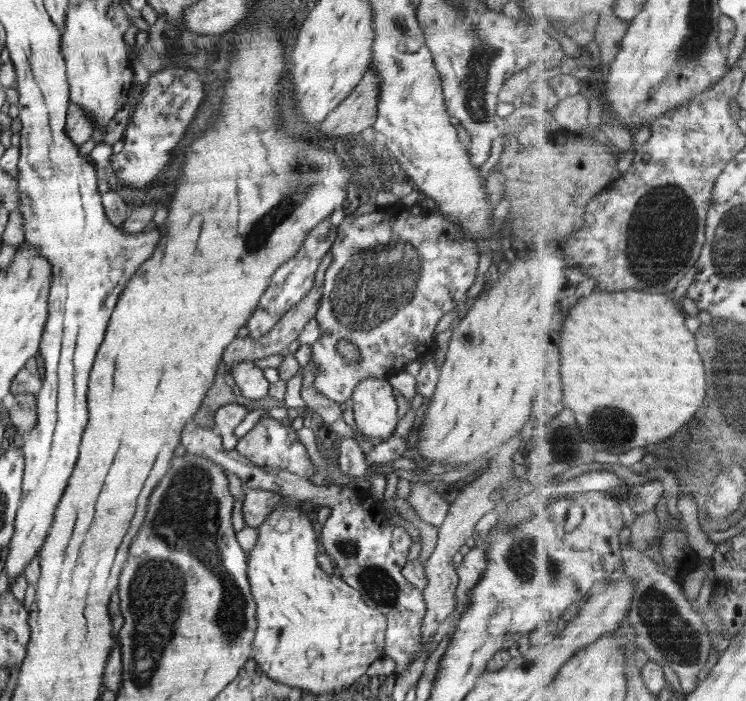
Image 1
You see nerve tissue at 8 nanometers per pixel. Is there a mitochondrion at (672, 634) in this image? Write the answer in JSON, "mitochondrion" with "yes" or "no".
{"mitochondrion":"yes"}

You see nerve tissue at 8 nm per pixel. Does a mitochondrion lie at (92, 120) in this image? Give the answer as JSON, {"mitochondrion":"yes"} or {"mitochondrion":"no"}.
{"mitochondrion":"no"}

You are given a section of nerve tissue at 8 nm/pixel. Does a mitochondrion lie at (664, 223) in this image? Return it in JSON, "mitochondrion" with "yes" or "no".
{"mitochondrion":"yes"}

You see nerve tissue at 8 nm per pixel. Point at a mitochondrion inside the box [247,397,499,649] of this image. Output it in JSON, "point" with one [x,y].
{"point":[378,583]}

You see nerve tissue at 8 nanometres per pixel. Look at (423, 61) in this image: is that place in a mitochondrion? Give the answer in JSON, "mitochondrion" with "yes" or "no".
{"mitochondrion":"no"}

